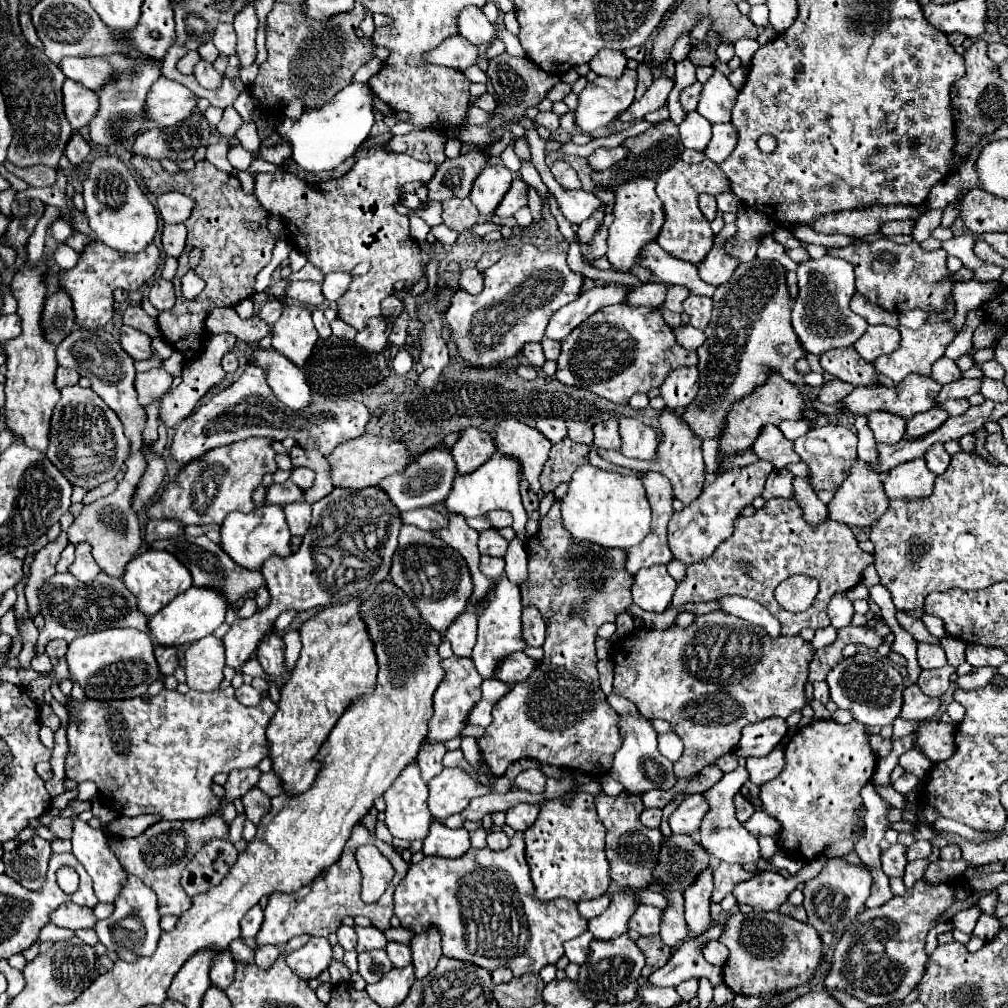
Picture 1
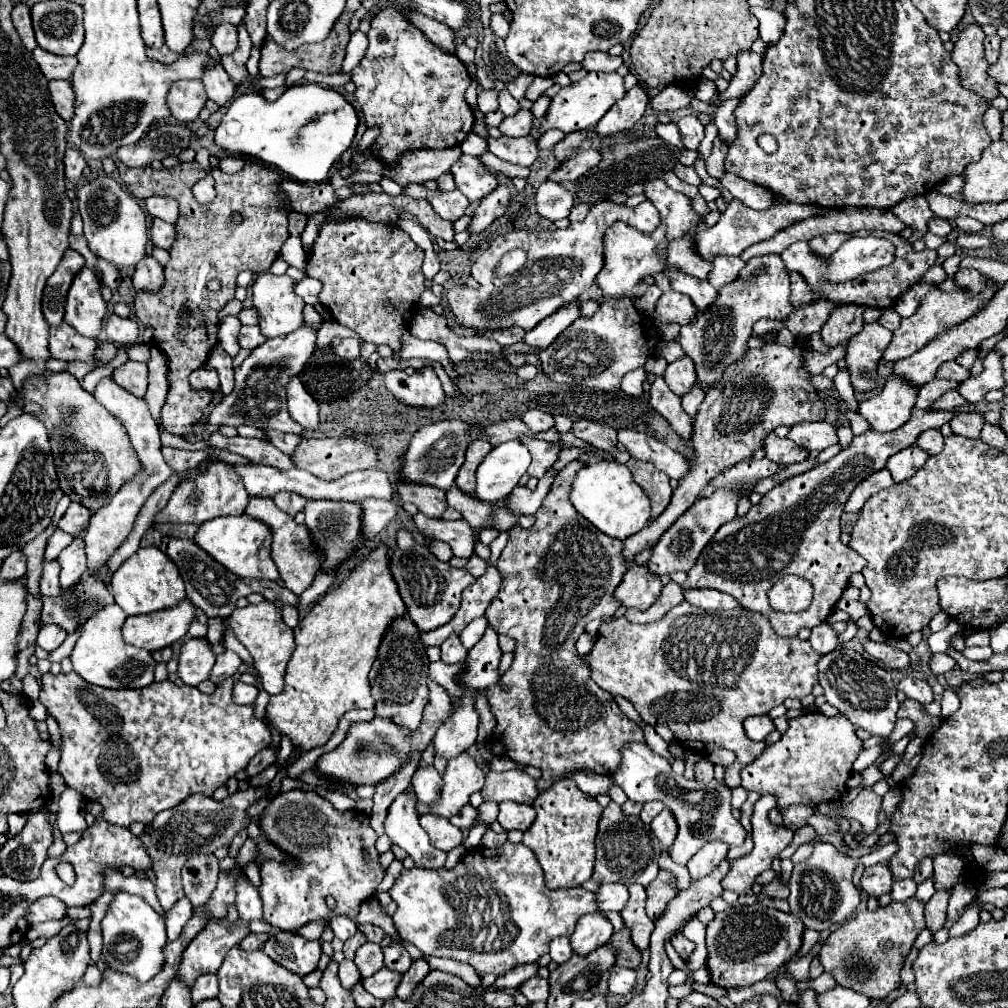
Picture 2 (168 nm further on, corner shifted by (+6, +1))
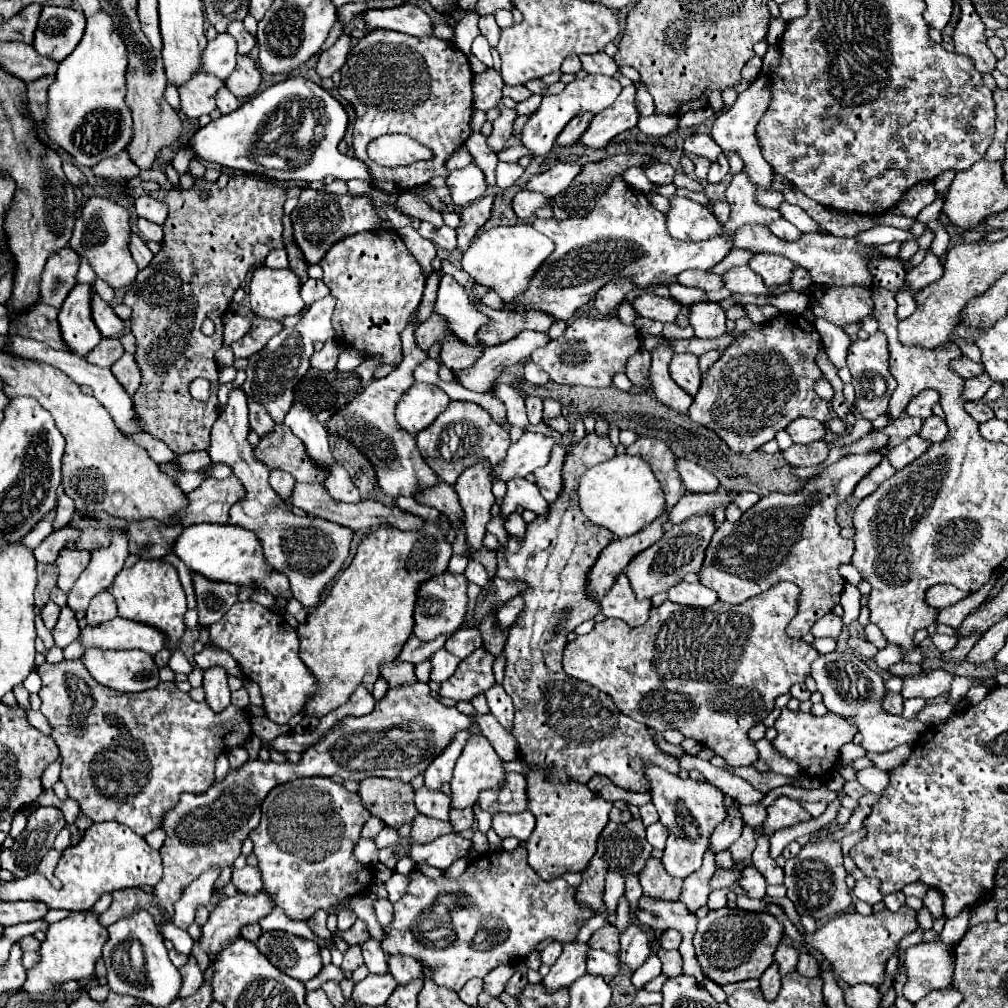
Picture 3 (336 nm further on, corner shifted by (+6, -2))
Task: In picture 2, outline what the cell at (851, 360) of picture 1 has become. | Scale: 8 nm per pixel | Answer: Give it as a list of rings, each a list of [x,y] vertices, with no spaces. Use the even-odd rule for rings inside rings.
[[[843,305],[843,307],[839,307],[821,329],[823,343],[829,349],[833,349],[837,345],[847,347],[851,337],[855,337],[863,329],[863,317],[861,317],[863,311],[865,311],[865,307],[861,307],[861,305]]]

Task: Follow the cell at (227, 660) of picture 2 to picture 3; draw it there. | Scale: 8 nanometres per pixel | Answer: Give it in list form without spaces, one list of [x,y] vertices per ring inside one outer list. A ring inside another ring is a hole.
[[[213,666],[203,672],[203,690],[205,702],[213,712],[223,712],[229,706],[231,692],[227,686],[227,672],[221,666]]]

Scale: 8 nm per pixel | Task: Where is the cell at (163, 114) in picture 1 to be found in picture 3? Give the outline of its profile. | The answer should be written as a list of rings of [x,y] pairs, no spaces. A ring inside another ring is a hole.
[[[199,72],[195,74],[183,88],[179,88],[181,96],[181,112],[187,118],[199,118],[201,114],[211,114],[215,110],[215,94],[225,86],[225,82],[213,74]]]

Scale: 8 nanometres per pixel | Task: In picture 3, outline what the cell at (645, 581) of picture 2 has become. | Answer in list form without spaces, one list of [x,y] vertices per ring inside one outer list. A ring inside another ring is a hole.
[[[623,574],[617,576],[615,584],[599,604],[601,604],[601,612],[607,618],[621,618],[629,626],[645,624],[651,610],[649,600],[635,600],[635,594],[627,584],[627,576]]]

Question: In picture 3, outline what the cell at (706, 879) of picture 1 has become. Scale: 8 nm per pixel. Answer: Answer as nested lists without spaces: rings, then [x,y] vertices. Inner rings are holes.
[[[733,802],[733,806],[727,808],[727,818],[715,828],[711,836],[711,848],[715,852],[729,848],[741,836],[741,828],[743,828],[743,818],[739,810],[739,802]]]

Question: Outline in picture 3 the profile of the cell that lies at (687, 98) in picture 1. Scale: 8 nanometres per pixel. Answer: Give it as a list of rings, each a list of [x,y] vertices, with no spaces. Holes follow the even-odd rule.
[[[635,82],[635,88],[637,88],[637,96],[635,96],[635,106],[639,110],[641,116],[651,116],[655,112],[655,106],[653,106],[653,98],[651,94],[647,92],[645,84],[641,82]]]

